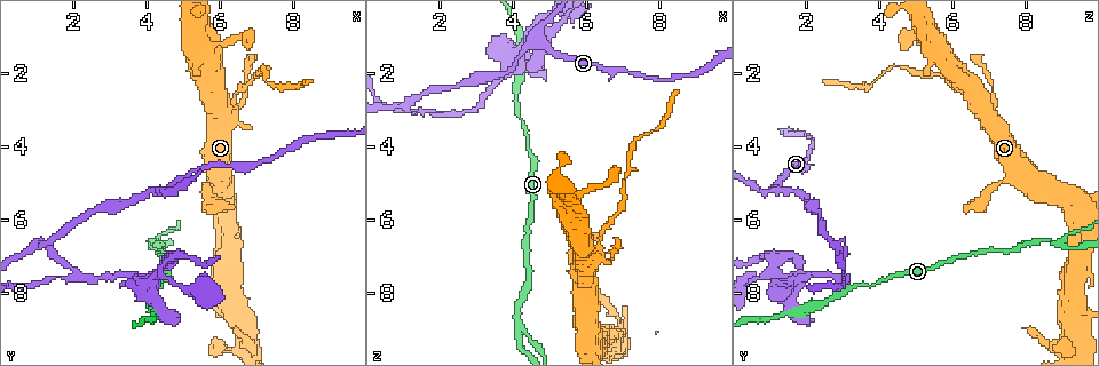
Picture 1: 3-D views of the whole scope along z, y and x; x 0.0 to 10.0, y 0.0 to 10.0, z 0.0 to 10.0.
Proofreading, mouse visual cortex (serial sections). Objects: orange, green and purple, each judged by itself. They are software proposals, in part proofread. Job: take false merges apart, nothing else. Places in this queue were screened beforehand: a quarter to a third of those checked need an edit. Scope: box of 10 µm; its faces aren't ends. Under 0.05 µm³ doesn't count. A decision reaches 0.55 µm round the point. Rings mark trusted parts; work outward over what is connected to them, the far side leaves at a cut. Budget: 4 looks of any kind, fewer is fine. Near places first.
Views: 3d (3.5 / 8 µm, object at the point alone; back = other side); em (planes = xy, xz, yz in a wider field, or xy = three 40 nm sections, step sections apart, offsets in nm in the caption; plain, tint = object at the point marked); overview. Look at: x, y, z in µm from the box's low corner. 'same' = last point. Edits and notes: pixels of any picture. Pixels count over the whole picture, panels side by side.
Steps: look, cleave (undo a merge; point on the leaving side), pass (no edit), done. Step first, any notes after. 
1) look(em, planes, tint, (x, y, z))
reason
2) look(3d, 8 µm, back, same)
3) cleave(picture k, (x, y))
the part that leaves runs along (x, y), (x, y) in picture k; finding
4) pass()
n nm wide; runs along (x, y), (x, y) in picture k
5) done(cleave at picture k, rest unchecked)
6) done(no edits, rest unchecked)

look(3d, 3.5 µm, (4.20, 6.65, 8.95))
two arms in line, one across

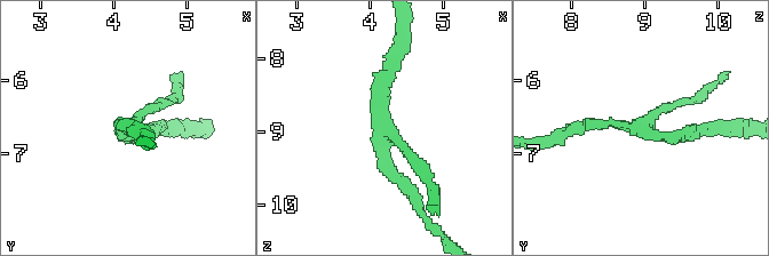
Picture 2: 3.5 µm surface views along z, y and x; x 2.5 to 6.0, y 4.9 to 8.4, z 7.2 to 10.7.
look(em, xy, step 2, tint, (4.20, 6.65, 8.95))
3 arms; arms of 150, 200, 200 nm

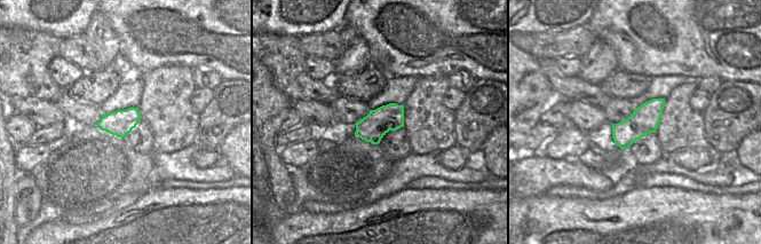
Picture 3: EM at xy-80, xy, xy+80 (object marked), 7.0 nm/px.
look(em, planes, tint, same)

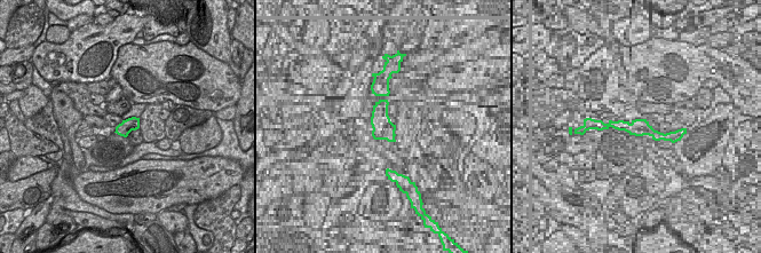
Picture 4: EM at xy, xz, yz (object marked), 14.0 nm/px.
pass()
runs along (395, 56), (377, 142), (405, 185) in picture 2; one cell here

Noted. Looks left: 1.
look(3d, 3.5 µm, (4.75, 5.00, 1.30))

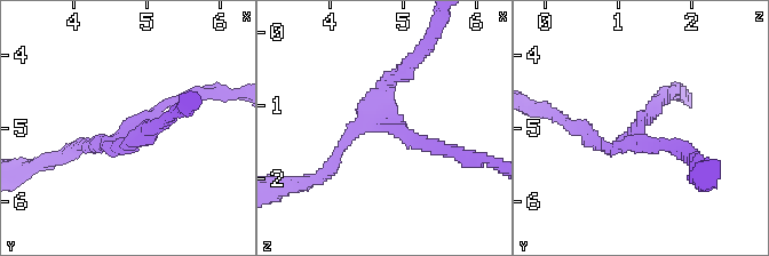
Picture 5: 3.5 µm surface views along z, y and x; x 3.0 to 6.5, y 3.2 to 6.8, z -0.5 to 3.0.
pass()
arms of 200, 200, 200 nm; runs along (189, 97), (116, 140), (80, 146) in picture 5; one cell here

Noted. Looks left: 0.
done(no edits, rest unchecked)

